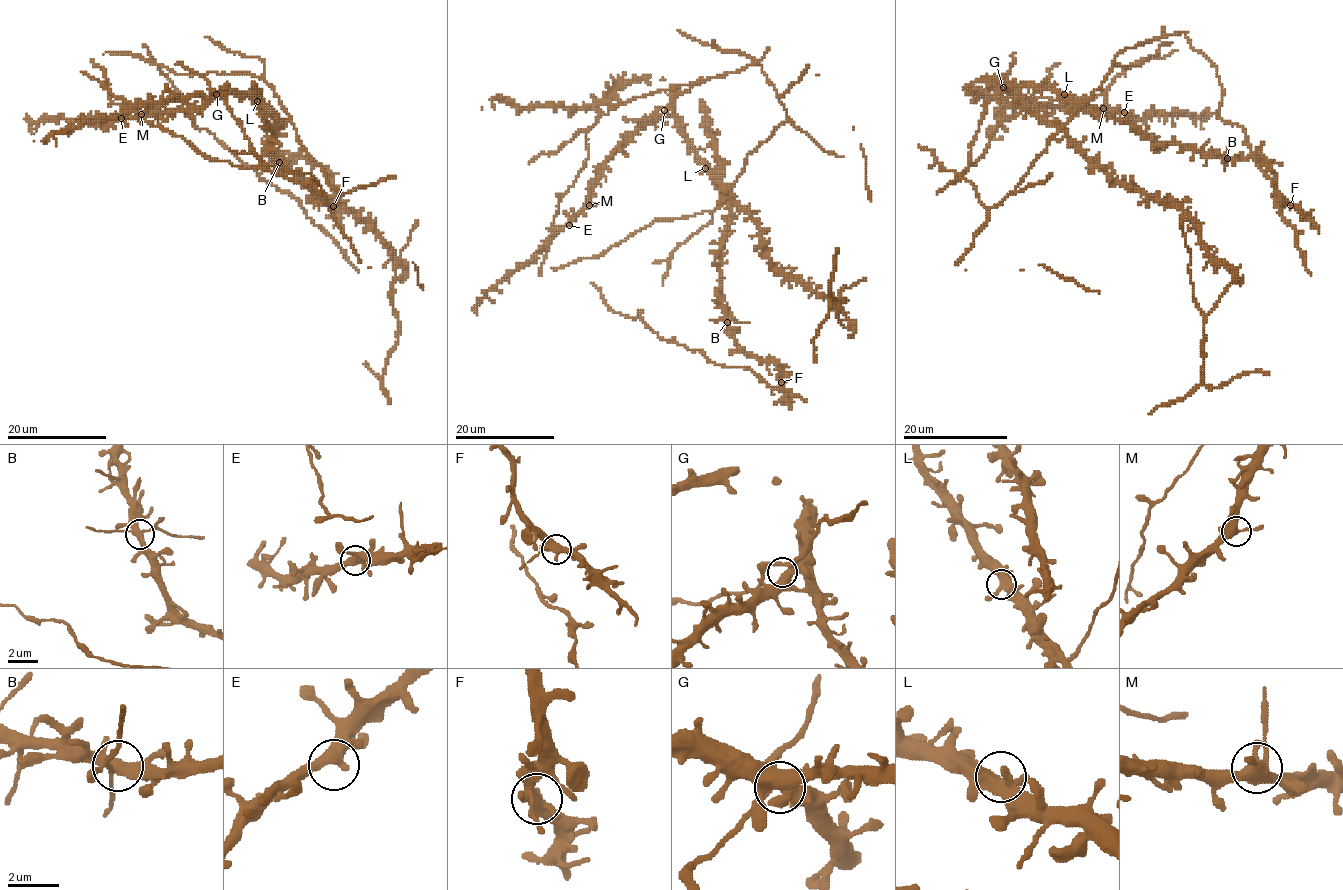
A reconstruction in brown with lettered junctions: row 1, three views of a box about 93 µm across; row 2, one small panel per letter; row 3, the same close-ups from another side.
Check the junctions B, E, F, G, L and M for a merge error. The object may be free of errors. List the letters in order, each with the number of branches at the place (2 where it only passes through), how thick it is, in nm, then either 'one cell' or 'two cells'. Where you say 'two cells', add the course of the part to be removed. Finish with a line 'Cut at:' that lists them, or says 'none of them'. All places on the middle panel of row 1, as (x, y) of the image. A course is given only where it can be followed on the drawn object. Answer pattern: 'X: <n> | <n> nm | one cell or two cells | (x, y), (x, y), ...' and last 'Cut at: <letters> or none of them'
B: 5 | 380 nm | two cells | (728, 322), (749, 323)
E: 4 | 400 nm | one cell
F: 4 | 400 nm | one cell
G: 4 | 400 nm | one cell
L: 5 | 460 nm | one cell
M: 4 | 400 nm | one cell
Cut at: B

